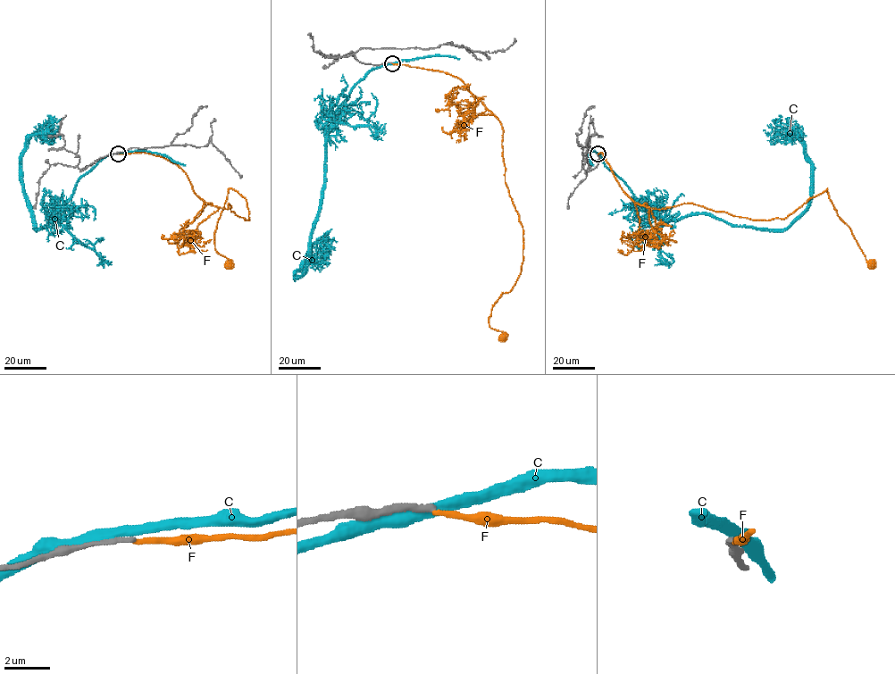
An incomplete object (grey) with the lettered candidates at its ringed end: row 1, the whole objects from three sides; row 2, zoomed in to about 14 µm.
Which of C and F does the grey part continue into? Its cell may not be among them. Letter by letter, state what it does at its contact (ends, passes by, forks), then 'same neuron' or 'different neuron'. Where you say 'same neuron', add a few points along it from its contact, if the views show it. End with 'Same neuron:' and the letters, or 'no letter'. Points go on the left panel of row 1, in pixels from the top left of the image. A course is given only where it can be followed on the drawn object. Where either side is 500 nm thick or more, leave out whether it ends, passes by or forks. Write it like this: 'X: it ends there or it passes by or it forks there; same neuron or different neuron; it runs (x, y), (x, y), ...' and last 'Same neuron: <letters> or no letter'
C: different neuron
F: it ends there; different neuron
Same neuron: no letter

